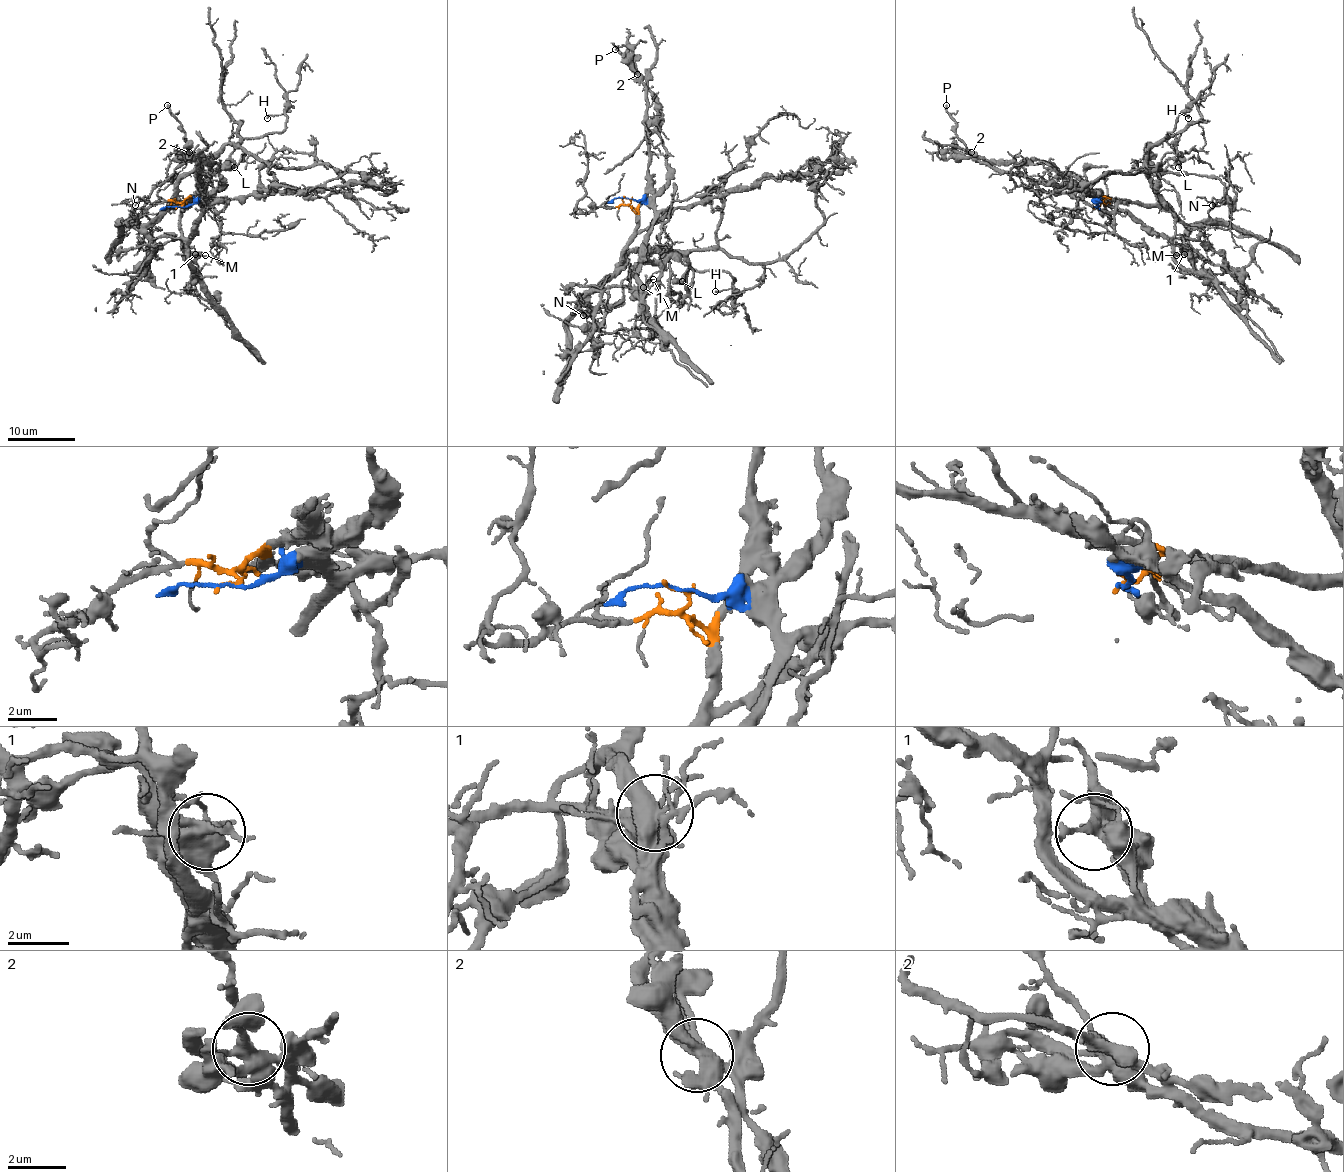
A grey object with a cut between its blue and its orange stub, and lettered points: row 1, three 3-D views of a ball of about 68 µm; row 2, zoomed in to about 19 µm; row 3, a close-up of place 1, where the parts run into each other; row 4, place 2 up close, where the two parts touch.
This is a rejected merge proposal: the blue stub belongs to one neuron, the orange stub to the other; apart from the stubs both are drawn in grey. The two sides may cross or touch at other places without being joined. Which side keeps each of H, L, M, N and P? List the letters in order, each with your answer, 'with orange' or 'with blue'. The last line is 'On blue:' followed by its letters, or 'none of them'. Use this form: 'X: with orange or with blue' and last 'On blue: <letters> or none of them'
H: with orange
L: with orange
M: with blue
N: with orange
P: with orange
On blue: M

